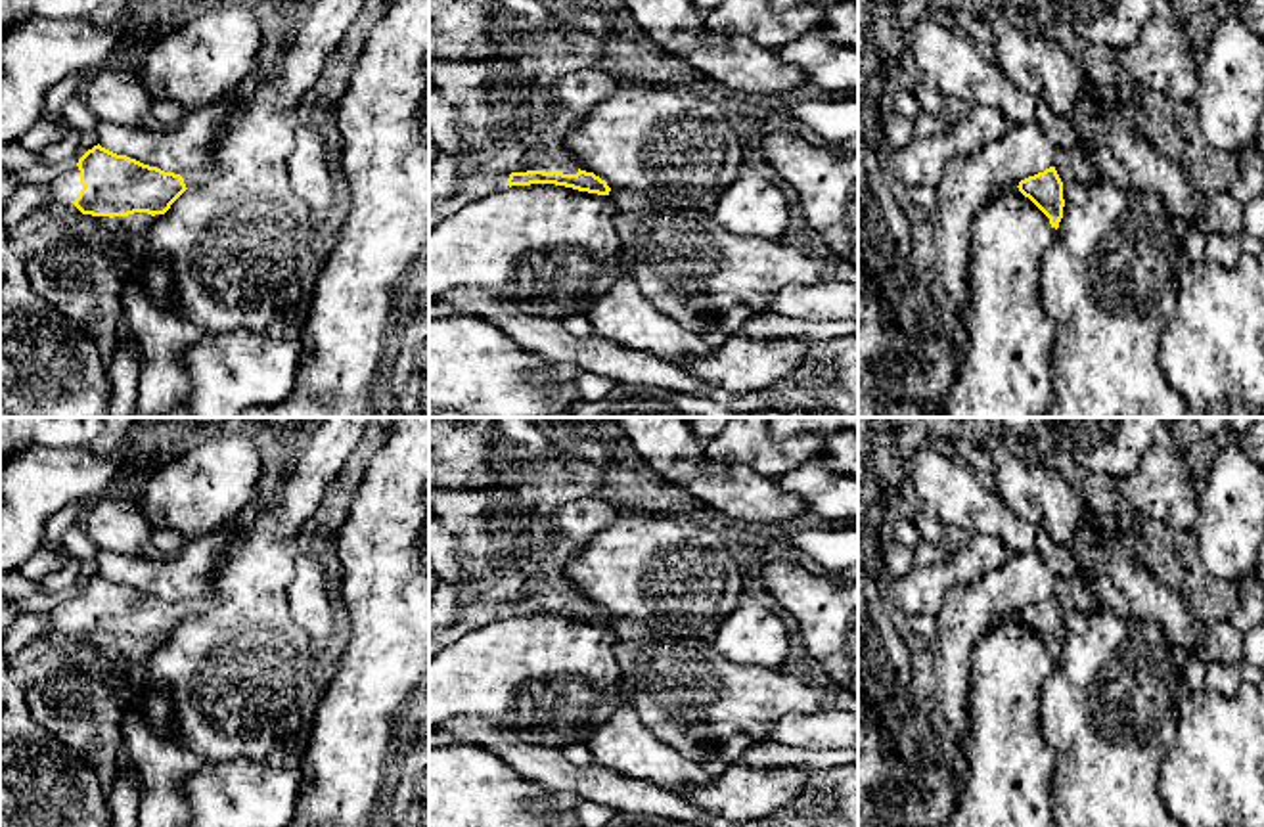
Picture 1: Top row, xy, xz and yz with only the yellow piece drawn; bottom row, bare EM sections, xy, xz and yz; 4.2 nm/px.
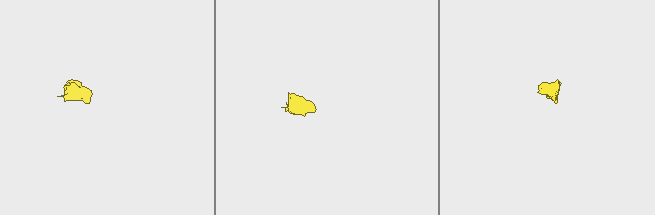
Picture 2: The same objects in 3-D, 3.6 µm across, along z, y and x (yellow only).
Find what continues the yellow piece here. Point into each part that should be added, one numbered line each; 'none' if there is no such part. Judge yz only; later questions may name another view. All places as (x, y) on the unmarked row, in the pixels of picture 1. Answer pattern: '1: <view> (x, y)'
1: yz (1073, 594)

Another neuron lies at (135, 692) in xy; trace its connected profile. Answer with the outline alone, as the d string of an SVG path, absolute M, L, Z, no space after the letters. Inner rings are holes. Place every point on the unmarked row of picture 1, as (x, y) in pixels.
M109 662L103 672L105 687L121 701L121 710L136 708L153 731L167 733L174 726L165 685L149 683L140 664Z

